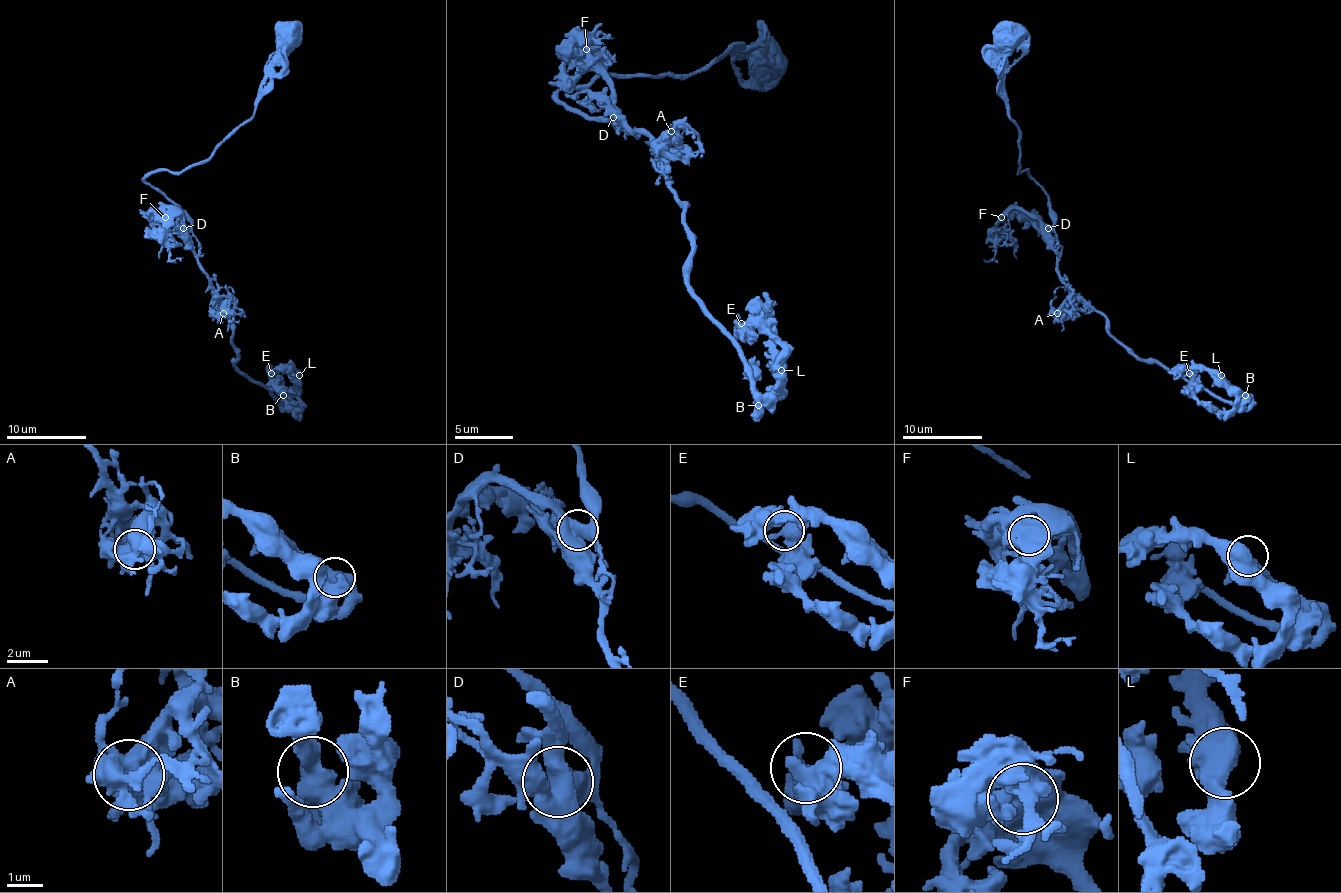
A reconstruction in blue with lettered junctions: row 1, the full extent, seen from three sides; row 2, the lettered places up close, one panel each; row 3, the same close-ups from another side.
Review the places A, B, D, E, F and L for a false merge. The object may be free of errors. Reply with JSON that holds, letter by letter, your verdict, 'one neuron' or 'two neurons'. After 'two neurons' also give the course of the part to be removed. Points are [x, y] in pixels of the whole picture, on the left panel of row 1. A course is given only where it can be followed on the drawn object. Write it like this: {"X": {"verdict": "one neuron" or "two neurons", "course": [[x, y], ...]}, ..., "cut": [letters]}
{"A": {"verdict": "one neuron"}, "B": {"verdict": "one neuron"}, "D": {"verdict": "one neuron"}, "E": {"verdict": "one neuron"}, "F": {"verdict": "one neuron"}, "L": {"verdict": "one neuron"}, "cut": []}

